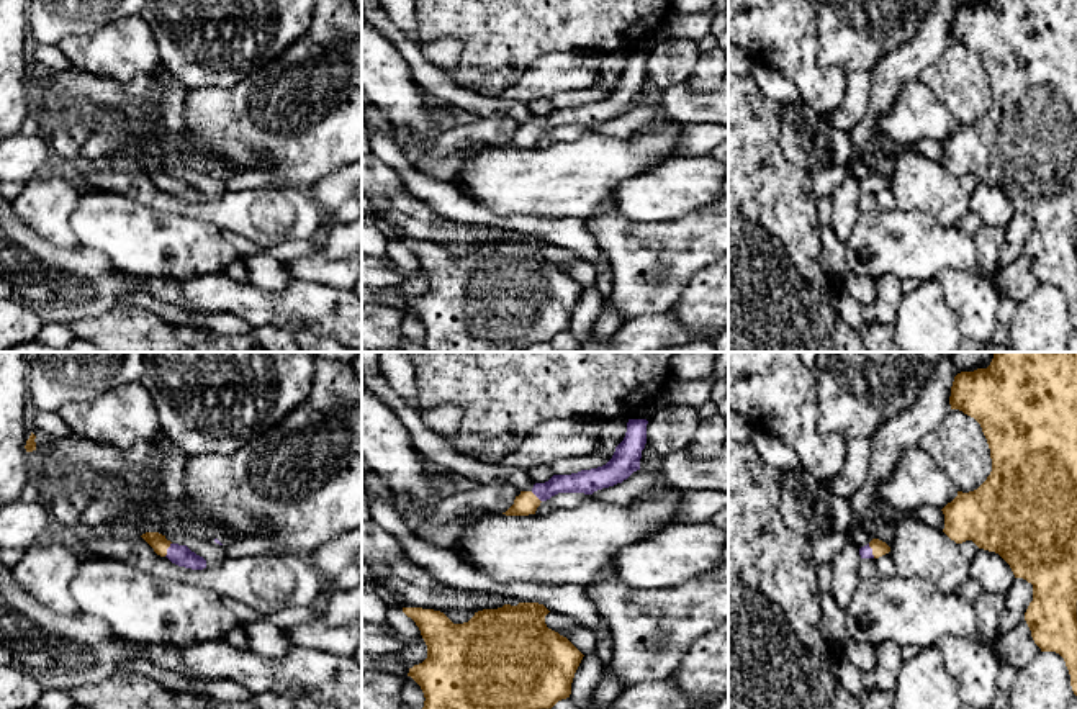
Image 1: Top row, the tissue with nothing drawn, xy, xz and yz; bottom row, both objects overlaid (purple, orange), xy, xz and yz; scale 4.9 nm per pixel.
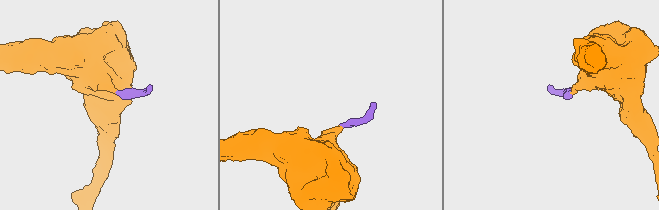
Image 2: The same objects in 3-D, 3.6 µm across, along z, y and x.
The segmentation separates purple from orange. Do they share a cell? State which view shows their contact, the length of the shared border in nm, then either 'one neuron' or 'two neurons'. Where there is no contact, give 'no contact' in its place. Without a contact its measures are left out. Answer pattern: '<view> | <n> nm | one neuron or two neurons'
xy | 80 nm | one neuron

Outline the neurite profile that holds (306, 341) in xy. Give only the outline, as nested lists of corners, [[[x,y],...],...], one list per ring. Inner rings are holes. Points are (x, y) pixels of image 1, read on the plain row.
[[[306,329],[293,332],[301,352],[352,352],[340,342],[329,337],[319,337]]]

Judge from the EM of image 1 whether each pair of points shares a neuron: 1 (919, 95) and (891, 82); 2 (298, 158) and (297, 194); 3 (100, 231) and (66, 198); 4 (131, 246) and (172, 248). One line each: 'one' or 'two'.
1: two
2: two
3: two
4: one

